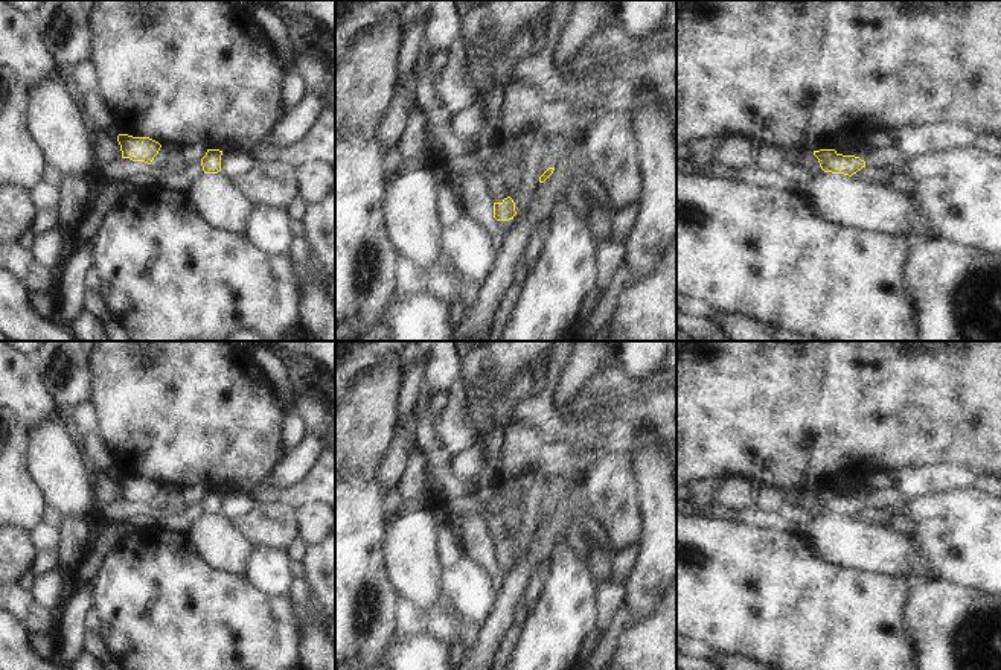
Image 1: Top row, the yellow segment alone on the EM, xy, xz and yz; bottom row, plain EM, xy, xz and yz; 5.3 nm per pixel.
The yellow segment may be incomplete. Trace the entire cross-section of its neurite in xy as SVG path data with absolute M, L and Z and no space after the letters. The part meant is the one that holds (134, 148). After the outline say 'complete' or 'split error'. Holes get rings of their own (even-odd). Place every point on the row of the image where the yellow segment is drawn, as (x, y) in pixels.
M119 134L117 142L120 145L122 158L145 161L148 164L152 163L162 148L158 142L149 137L133 137L128 134Z; complete

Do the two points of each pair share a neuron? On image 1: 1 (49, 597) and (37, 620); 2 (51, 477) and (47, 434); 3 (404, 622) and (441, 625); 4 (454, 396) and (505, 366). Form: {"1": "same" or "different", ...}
{"1": "different", "2": "same", "3": "same", "4": "different"}

